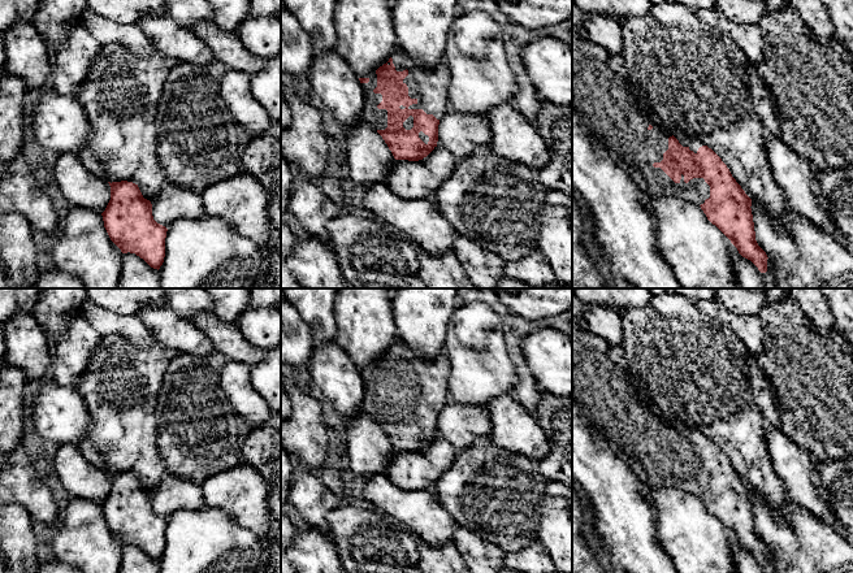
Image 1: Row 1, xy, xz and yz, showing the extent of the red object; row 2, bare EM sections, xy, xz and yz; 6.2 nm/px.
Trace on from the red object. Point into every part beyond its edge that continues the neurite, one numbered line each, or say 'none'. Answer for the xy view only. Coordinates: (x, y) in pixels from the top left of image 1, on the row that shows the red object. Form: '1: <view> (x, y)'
none

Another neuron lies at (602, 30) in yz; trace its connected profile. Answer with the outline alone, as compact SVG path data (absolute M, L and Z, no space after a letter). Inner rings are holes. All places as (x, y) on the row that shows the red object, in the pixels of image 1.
M583 12L583 19L575 29L581 36L601 45L609 56L620 56L623 36L619 21L603 14Z

